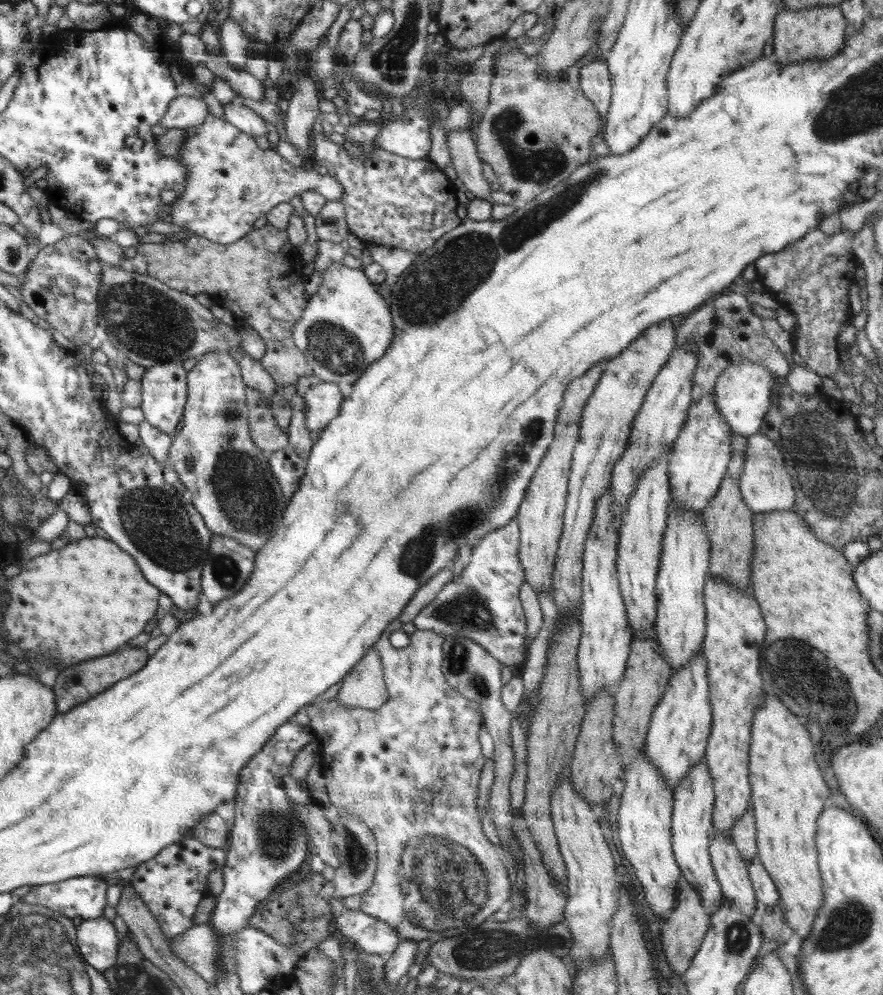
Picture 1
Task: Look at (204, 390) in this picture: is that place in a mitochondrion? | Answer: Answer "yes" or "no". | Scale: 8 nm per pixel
no

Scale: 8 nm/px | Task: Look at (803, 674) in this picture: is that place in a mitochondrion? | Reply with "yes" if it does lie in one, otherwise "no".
yes

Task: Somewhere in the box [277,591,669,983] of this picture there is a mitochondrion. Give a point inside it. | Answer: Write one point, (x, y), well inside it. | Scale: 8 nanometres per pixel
(441, 883)

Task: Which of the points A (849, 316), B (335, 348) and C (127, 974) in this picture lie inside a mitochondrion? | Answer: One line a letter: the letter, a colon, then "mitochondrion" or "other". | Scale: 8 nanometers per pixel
A: other
B: mitochondrion
C: mitochondrion

